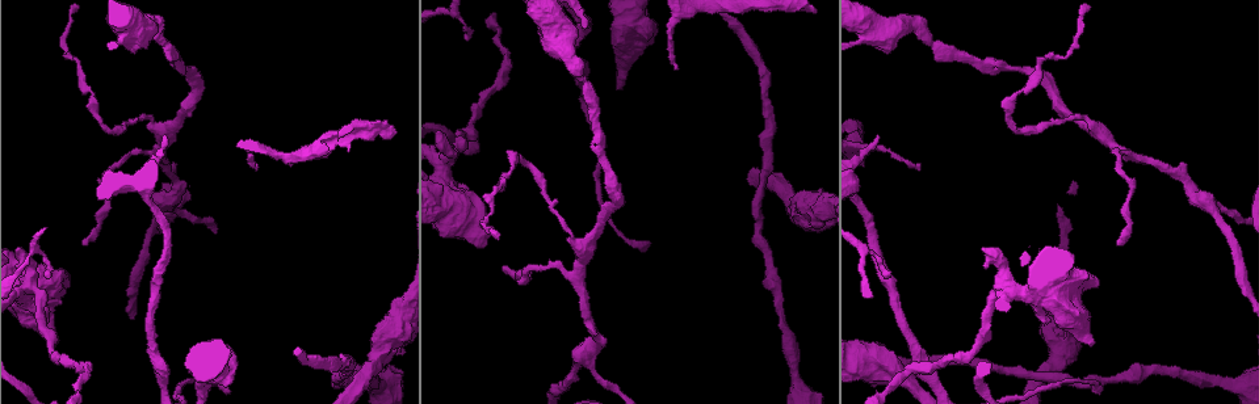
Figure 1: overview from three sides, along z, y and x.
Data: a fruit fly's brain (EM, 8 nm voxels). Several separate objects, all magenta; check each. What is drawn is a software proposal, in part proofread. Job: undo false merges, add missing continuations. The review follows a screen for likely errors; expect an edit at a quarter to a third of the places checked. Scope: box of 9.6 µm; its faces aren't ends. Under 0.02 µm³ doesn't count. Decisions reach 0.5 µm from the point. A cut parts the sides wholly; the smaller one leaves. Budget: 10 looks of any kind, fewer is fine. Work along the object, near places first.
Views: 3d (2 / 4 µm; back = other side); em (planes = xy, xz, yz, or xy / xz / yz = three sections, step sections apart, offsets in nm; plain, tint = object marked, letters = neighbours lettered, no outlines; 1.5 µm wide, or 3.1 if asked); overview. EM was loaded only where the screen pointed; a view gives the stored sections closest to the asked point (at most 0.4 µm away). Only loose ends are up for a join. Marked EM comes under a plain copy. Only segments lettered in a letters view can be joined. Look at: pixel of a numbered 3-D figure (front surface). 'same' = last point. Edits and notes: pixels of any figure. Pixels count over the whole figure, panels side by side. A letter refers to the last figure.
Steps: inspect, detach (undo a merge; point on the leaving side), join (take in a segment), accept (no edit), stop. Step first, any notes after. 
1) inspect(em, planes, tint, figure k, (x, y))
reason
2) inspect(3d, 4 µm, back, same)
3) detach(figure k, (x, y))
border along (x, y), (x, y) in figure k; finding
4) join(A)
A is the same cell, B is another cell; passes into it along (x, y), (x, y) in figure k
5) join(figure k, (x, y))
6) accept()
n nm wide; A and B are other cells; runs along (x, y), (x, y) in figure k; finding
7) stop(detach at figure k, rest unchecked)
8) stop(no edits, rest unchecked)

inspect(3d, 4 µm, figure 1, (49, 273))
thin end

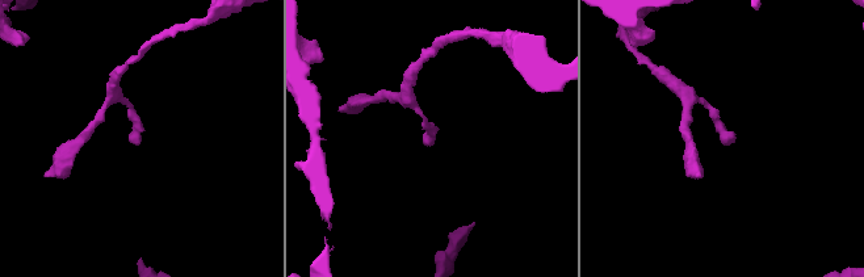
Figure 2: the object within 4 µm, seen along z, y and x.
inspect(em, planes, letters, figure 2, (732, 142))

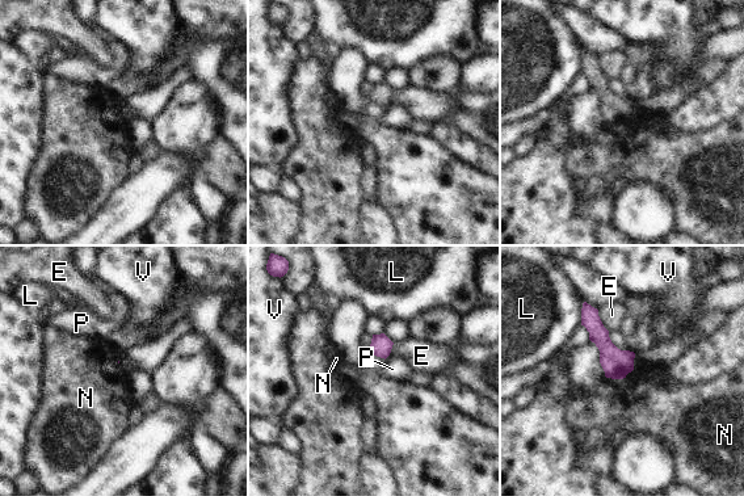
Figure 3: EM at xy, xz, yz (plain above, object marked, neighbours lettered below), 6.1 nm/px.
accept()
E, L, N, P and V are other cells; border along (634, 369), (622, 378), (605, 377) in figure 3; no lettered segment goes on from it

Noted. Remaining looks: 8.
inspect(3d, 4 µm, figure 1, (256, 166))
free end

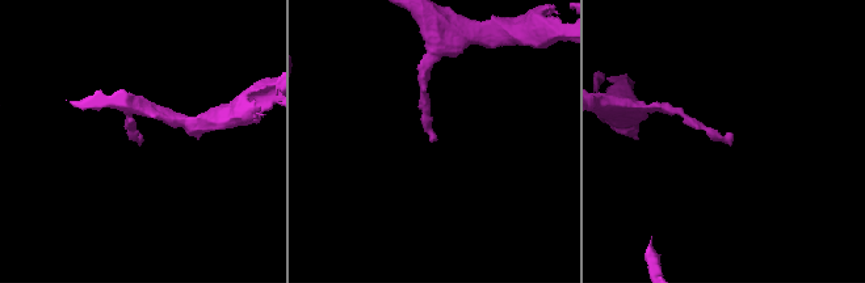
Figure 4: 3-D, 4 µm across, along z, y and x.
inspect(em, planes, letters, figure 4, (143, 140))

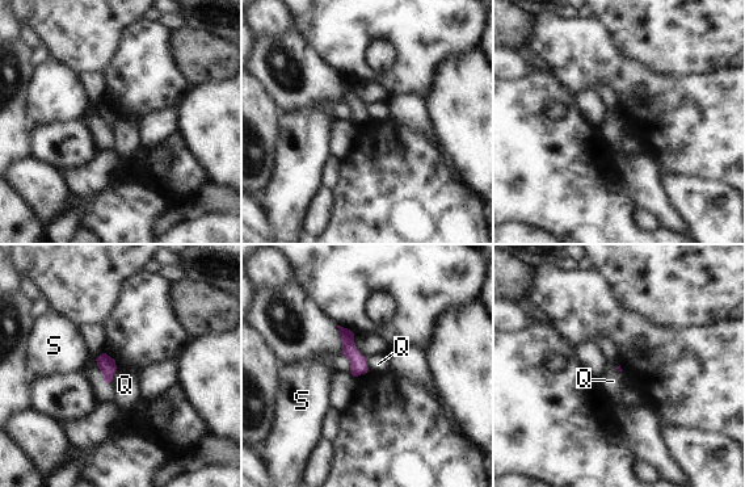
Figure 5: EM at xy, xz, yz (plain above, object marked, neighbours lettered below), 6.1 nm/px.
accept()
Q and S are other cells; border along (116, 361), (116, 373), (109, 383) in figure 5; none of them fits

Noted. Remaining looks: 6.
inspect(em, planes, tint, figure 1, (166, 134))
thin end

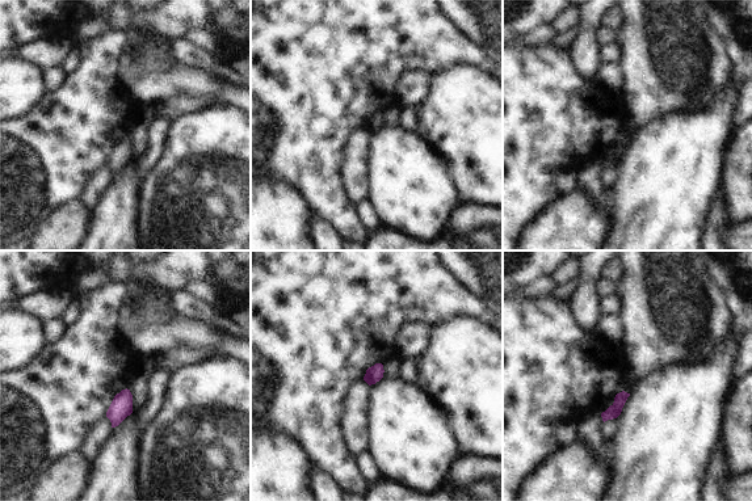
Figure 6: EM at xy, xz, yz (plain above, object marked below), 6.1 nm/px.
inspect(em, planes, letters, same)
see the neighbours

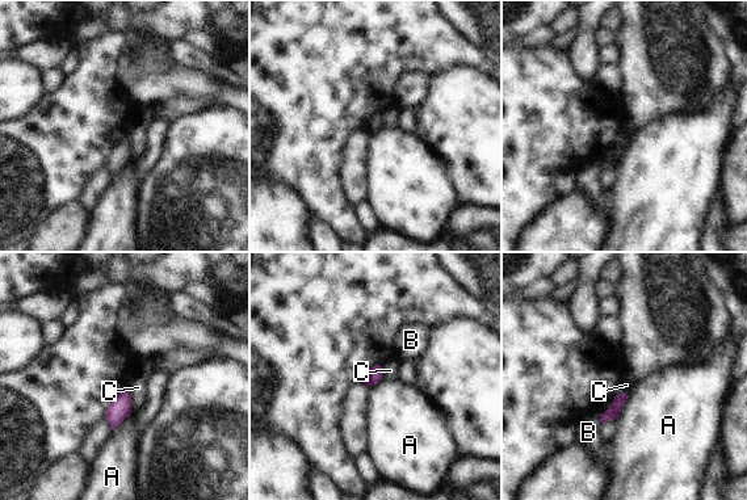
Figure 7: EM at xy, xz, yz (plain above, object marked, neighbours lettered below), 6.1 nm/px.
accept()
A, B and C are other cells; border along (128, 391), (131, 411) in figure 7; no lettered segment goes on from it

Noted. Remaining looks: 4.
inspect(em, xy, step 8, tint, figure 1, (86, 245))
end of a long branch

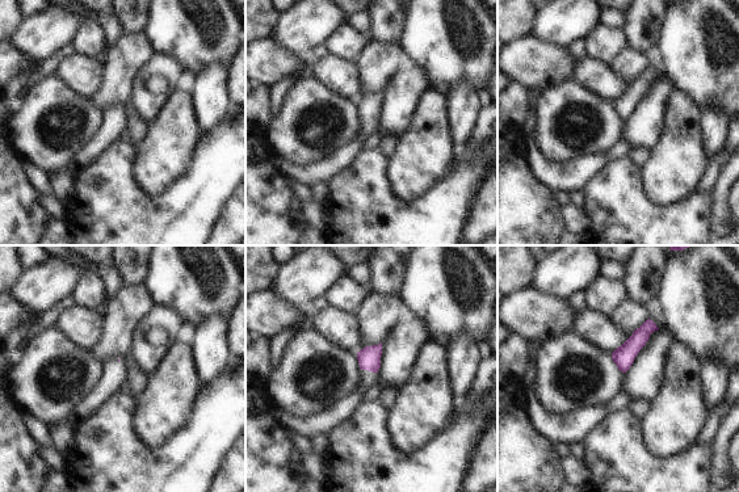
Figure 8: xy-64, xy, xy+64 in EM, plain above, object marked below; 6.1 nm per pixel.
inspect(em, planes, letters, same)
cut it another way

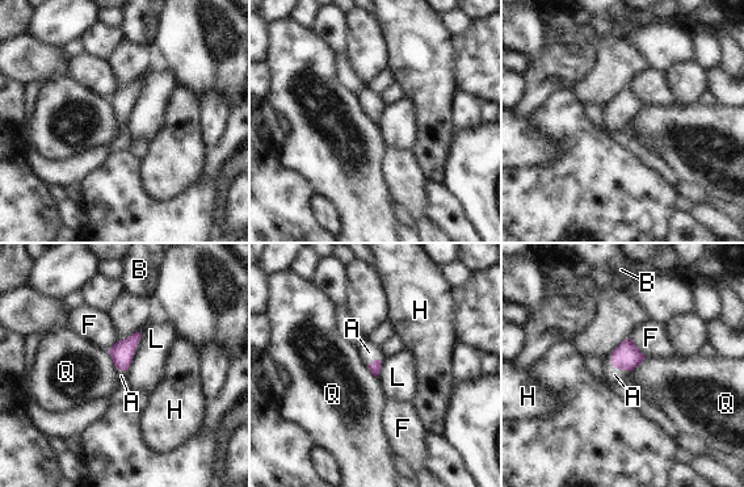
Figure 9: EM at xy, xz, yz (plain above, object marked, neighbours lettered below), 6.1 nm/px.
join(A)
L touches over 260 nm; A is the same cell, B, F, H, L and Q are other cells; passes into it along (627, 356), (621, 369), (614, 374) in figure 9; it goes on there

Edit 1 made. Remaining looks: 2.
stop(join at figure 9, rest unchecked)

